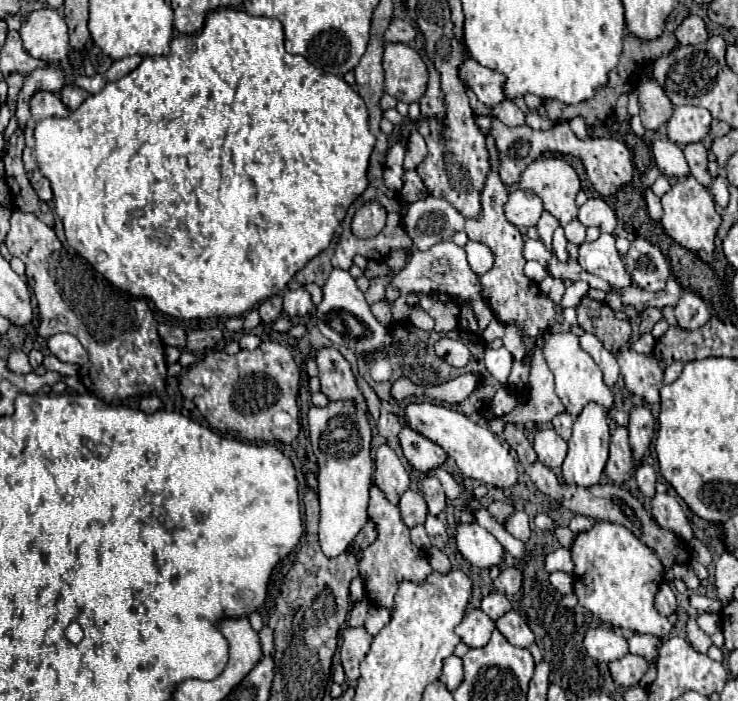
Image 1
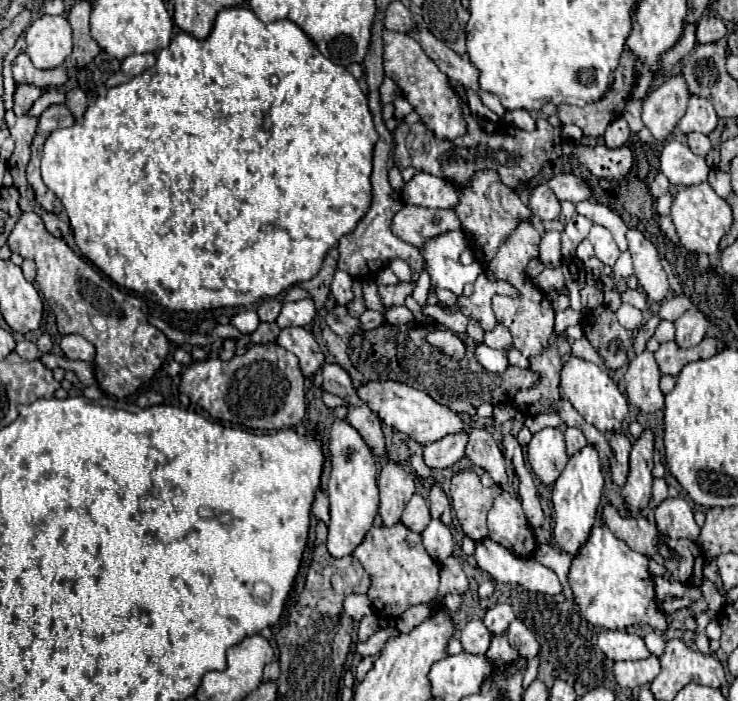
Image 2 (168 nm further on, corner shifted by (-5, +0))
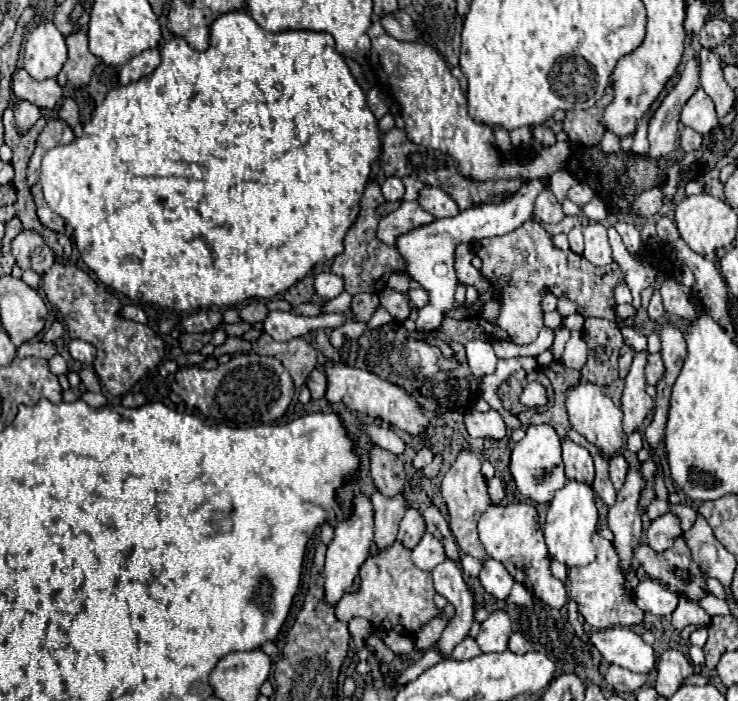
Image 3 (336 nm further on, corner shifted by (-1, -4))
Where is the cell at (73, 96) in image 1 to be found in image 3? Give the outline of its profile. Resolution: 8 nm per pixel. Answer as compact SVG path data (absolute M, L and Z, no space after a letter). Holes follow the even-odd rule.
M64 98L60 110L58 110L58 118L62 118L64 122L68 122L68 126L76 126L80 122L78 118L78 104L74 98Z

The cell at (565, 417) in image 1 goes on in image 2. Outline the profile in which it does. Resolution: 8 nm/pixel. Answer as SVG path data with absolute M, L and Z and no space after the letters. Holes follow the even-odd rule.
M566 428L564 434L566 434L566 452L568 452L568 456L574 456L576 452L580 452L588 444L582 430L578 430L578 428Z

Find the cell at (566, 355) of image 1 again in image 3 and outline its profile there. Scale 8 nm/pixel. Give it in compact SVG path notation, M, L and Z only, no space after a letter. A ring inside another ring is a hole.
M580 378L580 382L570 386L566 392L566 408L568 408L568 418L570 418L572 428L576 432L580 432L590 444L600 448L600 452L606 458L620 452L620 448L624 444L624 440L622 440L622 436L624 436L624 432L622 432L622 410L614 406L610 396L606 396L600 386Z

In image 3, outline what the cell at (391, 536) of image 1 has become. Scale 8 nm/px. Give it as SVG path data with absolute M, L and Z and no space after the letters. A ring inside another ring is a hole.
M394 542L384 552L374 552L360 568L360 590L356 594L346 594L334 606L338 620L348 622L350 618L362 616L376 630L396 630L400 634L418 632L428 620L432 620L440 610L434 606L434 586L430 580L430 572L422 572L410 560L410 548Z

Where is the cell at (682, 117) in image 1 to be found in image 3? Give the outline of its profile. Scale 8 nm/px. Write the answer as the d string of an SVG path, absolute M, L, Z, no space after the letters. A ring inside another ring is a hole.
M698 88L694 96L684 104L680 122L700 134L708 134L718 124L714 102L706 96L702 88Z

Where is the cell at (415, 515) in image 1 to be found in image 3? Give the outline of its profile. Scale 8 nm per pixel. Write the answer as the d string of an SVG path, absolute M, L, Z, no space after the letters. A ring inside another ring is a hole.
M408 508L402 522L400 522L400 530L398 530L398 540L408 546L408 548L414 548L422 534L426 530L426 524L424 524L424 518L422 514L416 510L416 508Z

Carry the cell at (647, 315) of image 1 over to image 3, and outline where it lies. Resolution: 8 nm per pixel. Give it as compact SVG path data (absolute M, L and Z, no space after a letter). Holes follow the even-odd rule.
M628 344L620 350L620 378L624 378L628 374L628 368L630 368L634 356L636 356L636 350L630 348Z

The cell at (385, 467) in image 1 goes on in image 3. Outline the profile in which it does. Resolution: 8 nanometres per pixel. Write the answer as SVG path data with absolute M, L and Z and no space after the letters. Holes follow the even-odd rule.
M382 492L372 494L374 504L374 540L378 548L388 548L396 540L398 524L406 512L406 498L404 494L396 496L382 496Z

